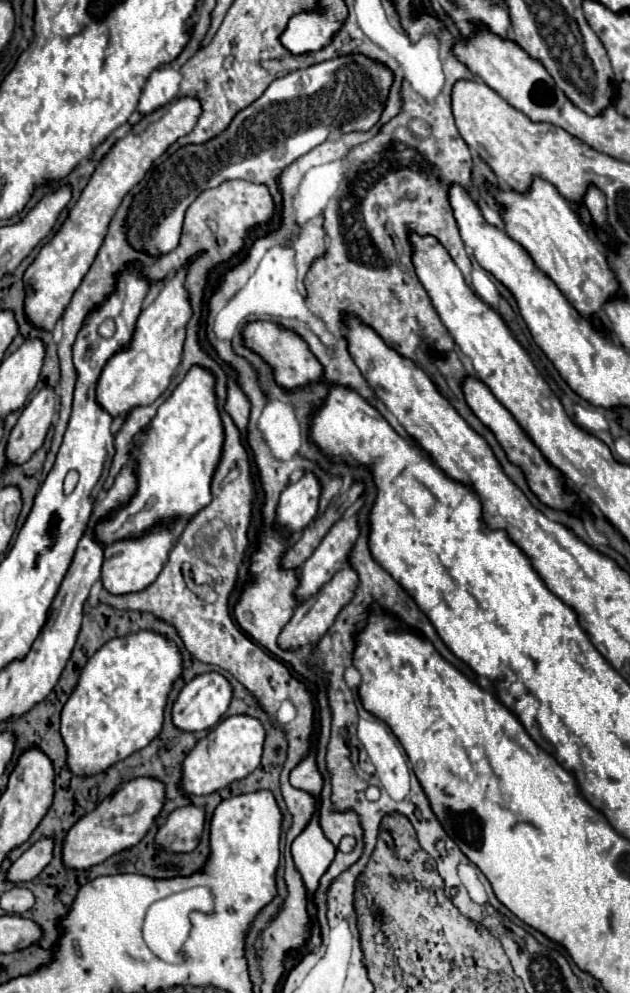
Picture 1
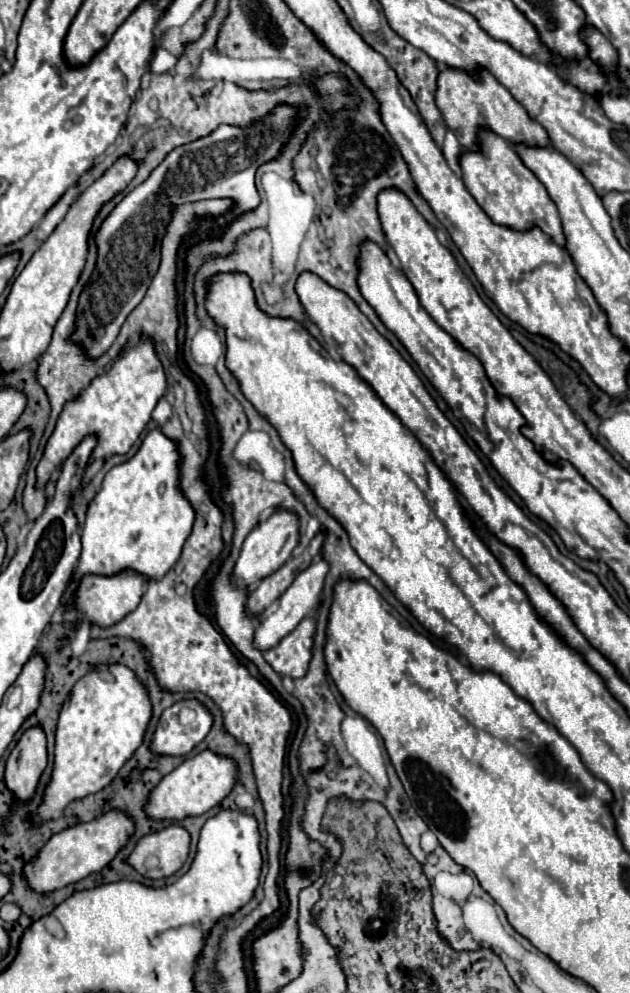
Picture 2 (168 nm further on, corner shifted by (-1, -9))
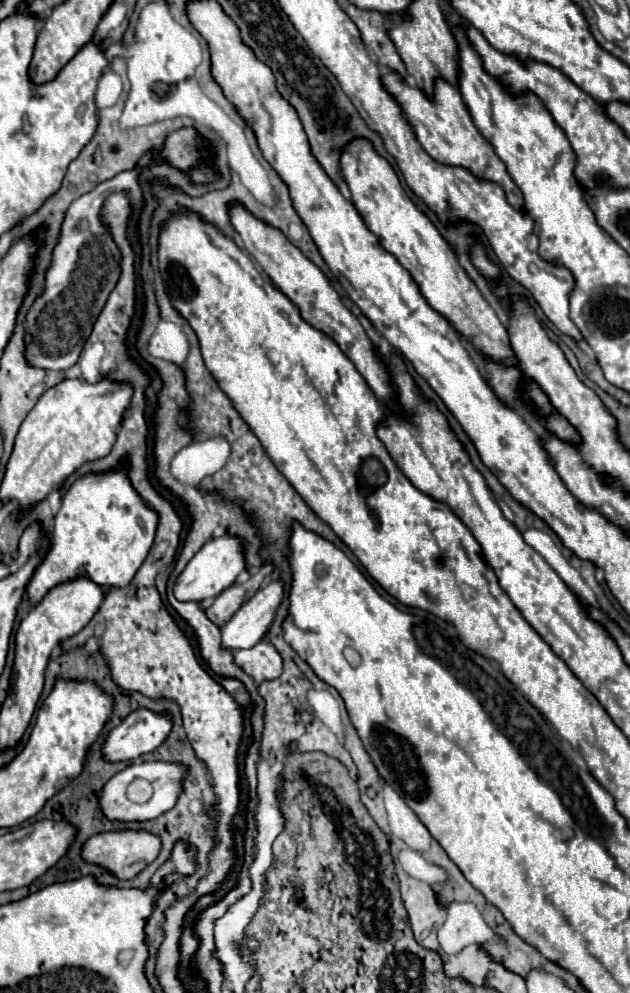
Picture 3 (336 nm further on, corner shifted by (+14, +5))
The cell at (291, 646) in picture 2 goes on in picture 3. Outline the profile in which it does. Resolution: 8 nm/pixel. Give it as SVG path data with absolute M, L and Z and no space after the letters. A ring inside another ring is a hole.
M261 640L249 650L233 652L233 662L257 684L261 684L263 680L275 680L283 672L281 656L275 650L275 646L269 644L267 640Z

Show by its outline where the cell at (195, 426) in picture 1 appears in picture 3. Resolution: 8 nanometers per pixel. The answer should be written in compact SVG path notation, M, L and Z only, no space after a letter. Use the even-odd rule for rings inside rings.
M119 466L117 470L111 470L105 474L87 474L79 478L63 496L61 508L55 514L55 526L51 532L49 550L43 562L35 568L25 590L25 598L29 600L31 606L35 606L57 584L71 582L85 574L89 580L93 580L101 588L125 588L135 576L137 568L143 564L153 544L155 528L157 528L157 514L151 508L147 508L147 504L141 500L141 496L137 496L137 492L133 492L125 466Z

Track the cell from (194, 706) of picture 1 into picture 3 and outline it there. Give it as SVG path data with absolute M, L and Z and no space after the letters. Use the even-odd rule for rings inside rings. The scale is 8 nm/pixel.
M139 708L113 728L101 744L103 760L123 762L153 752L171 732L171 718Z

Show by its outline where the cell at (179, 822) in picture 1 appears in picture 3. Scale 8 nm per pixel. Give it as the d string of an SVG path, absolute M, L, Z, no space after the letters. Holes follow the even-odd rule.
M123 830L123 832L103 832L103 834L97 834L97 836L91 836L83 848L81 848L81 858L85 862L91 862L91 864L97 864L105 870L109 870L113 876L117 876L119 880L131 880L133 876L137 876L147 864L151 864L157 854L161 850L161 840L159 836L151 834L151 832L145 832L145 830L139 830L139 832L133 832L133 830Z

